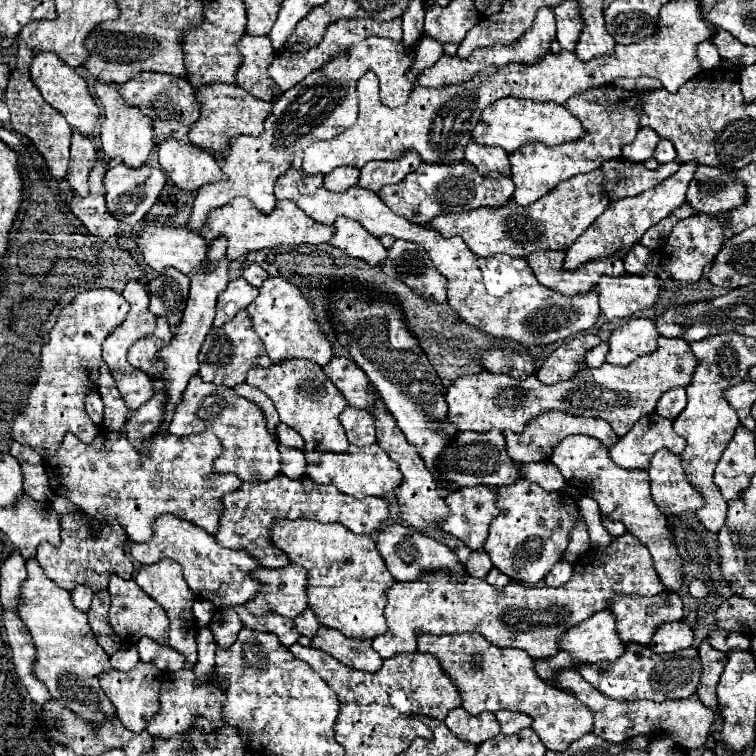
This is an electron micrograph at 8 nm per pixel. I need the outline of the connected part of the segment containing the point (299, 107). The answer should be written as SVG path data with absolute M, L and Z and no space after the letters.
M370 36L364 42L352 46L352 50L338 54L328 62L324 68L314 70L300 82L300 86L294 86L292 90L286 90L274 104L272 114L264 122L264 132L256 138L252 136L238 136L230 142L228 156L224 158L222 172L230 174L228 180L206 184L198 190L190 224L188 228L196 234L204 226L208 212L228 204L236 196L246 196L256 204L256 208L264 214L274 210L276 198L274 198L274 182L280 174L284 174L288 168L302 170L302 152L304 146L318 142L318 140L332 140L346 128L350 128L358 118L358 92L356 84L358 80L372 70L379 79L380 100L383 104L390 104L392 108L404 104L412 92L412 82L406 78L406 72L410 70L414 62L414 46L408 46L404 42L396 44L388 38Z

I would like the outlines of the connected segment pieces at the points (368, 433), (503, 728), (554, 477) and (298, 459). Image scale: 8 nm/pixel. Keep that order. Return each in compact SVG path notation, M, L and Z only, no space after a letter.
M348 406L348 410L340 414L340 422L346 430L350 444L356 444L356 446L376 444L376 426L368 410L358 410L358 408Z
M504 710L504 712L496 712L494 716L496 716L498 724L500 724L500 732L506 734L506 736L516 734L516 732L528 728L530 722L532 722L526 714L520 714L520 712L508 712L508 710Z
M530 462L530 464L518 464L526 470L526 480L530 482L536 482L540 484L542 488L550 490L550 492L556 492L556 490L562 490L566 486L566 480L564 476L560 474L560 470L552 464L552 462Z
M280 448L280 456L282 456L280 474L288 476L288 478L302 478L304 476L304 468L306 468L304 452L292 450L292 448Z

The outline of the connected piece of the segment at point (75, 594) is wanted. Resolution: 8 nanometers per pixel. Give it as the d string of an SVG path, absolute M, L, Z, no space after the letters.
M76 586L72 590L72 602L74 606L80 610L80 612L86 612L90 608L90 602L92 602L92 590L88 586Z

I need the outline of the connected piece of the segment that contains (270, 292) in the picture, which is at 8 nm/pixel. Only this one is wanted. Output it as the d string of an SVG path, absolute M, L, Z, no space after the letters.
M280 276L266 278L266 282L260 286L260 296L248 306L248 312L258 336L266 346L268 356L274 362L284 362L288 358L308 358L320 366L330 362L332 346L320 332L312 306L288 280Z

